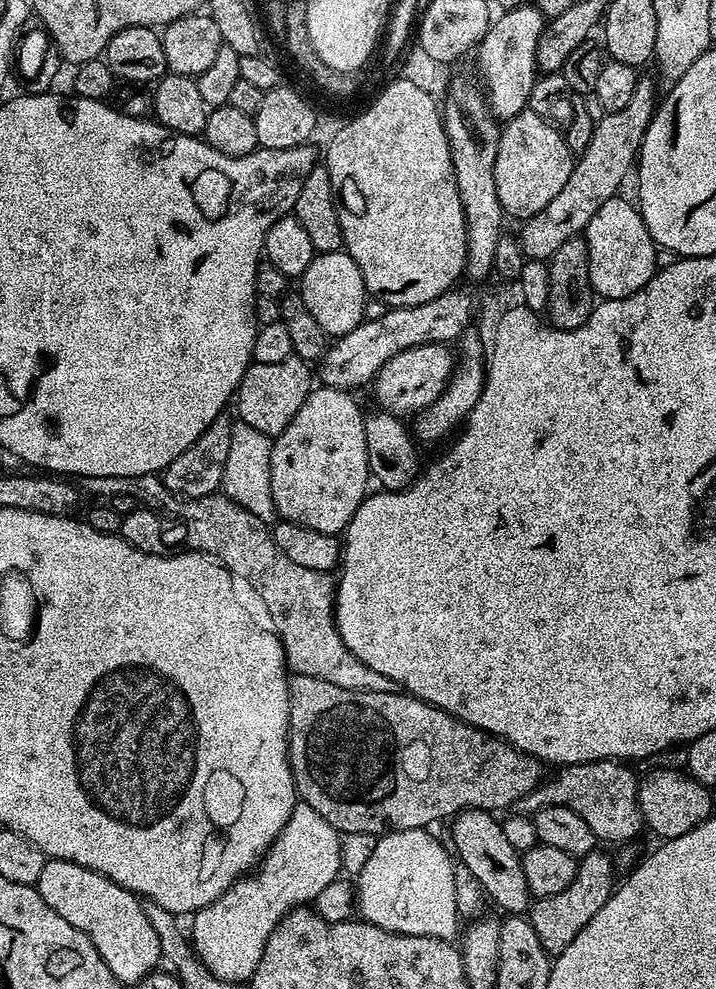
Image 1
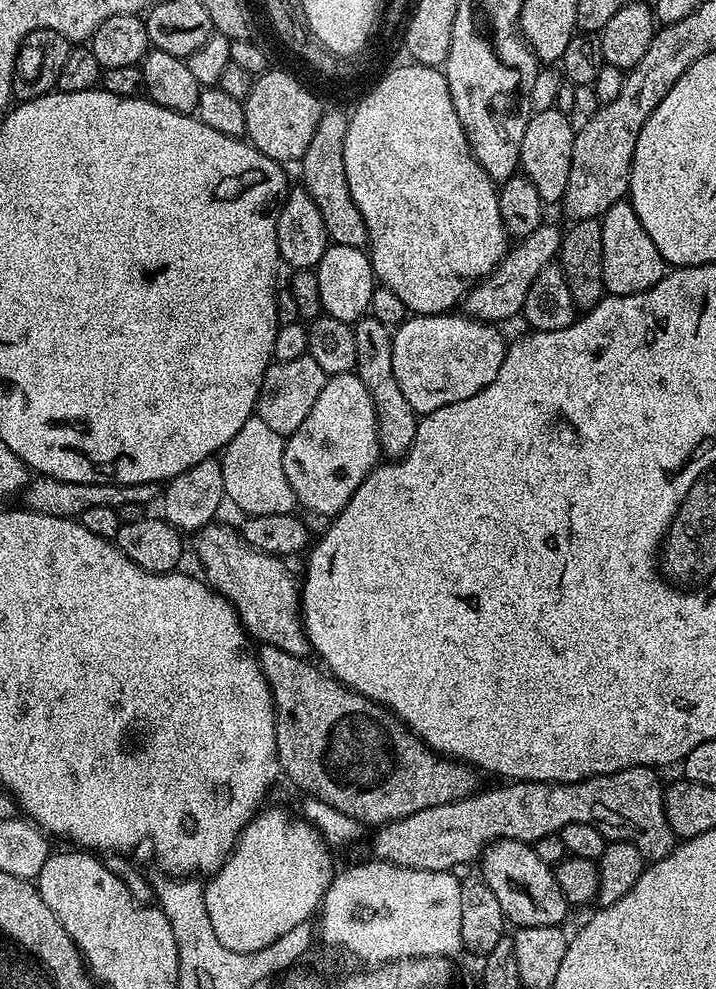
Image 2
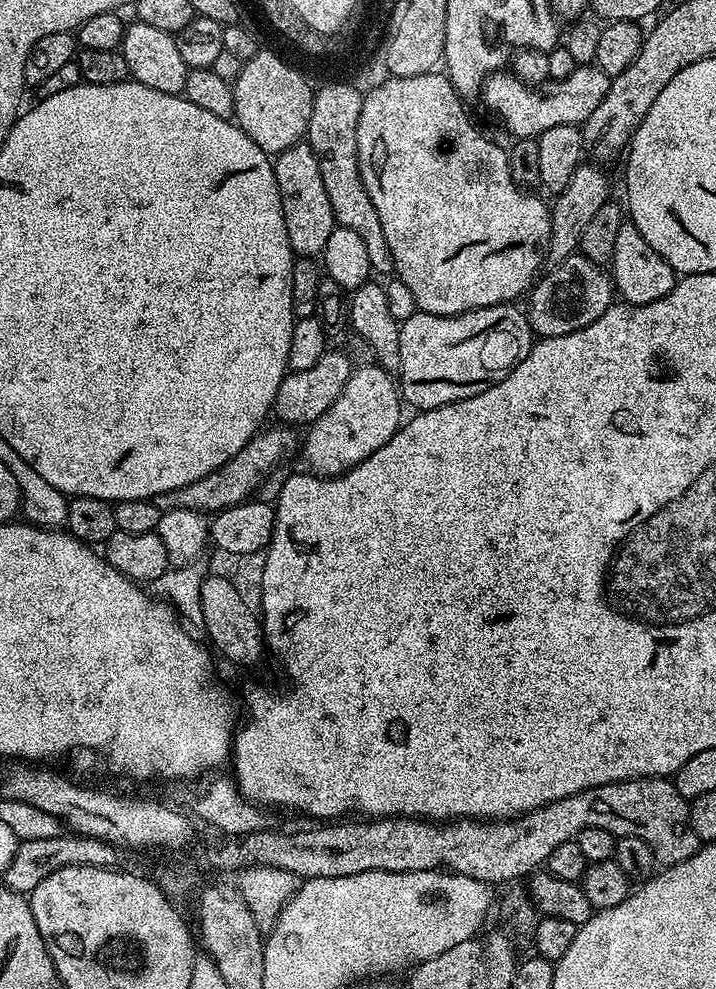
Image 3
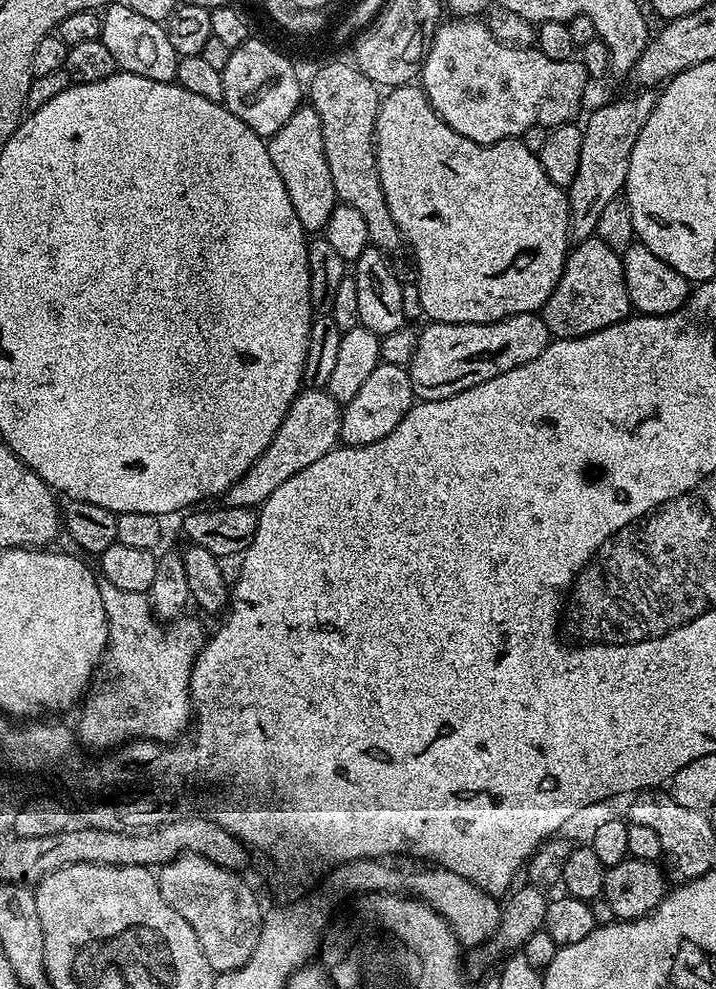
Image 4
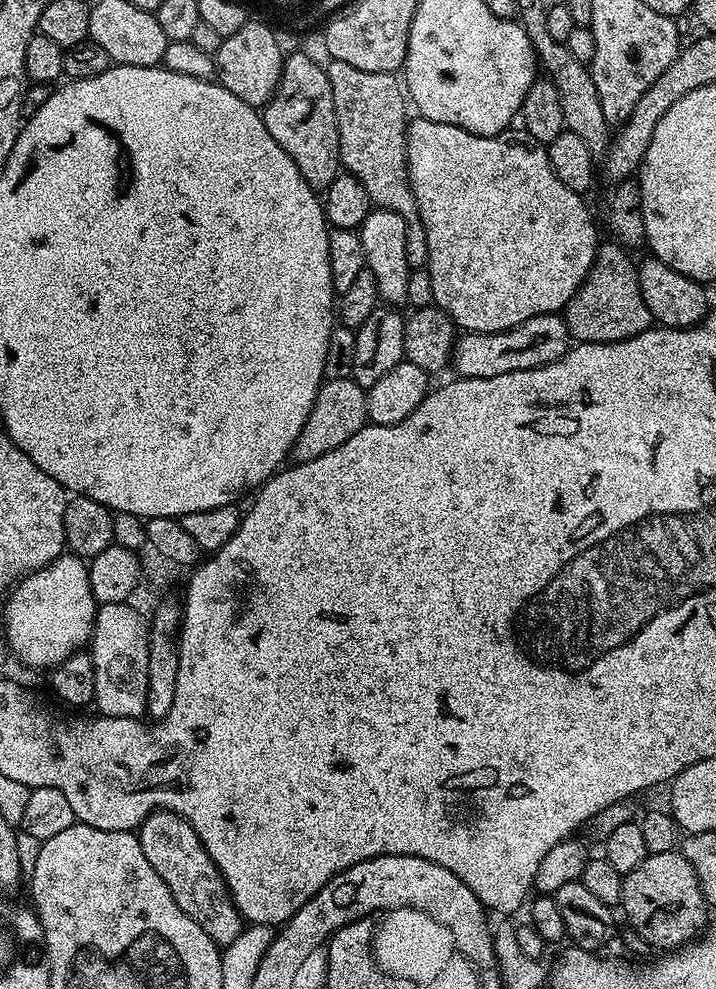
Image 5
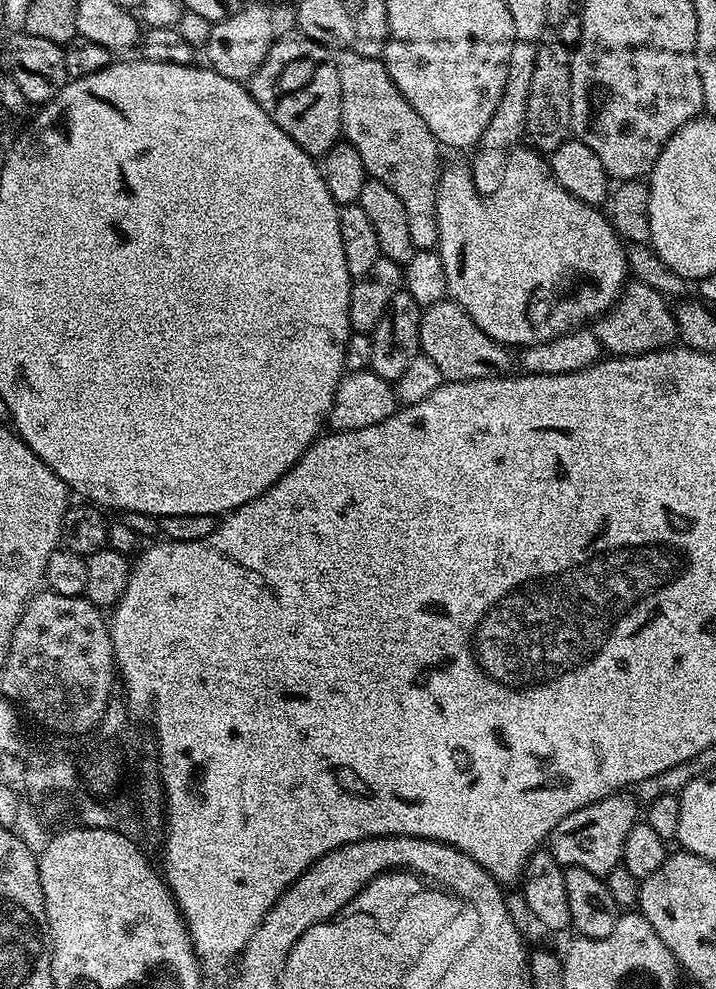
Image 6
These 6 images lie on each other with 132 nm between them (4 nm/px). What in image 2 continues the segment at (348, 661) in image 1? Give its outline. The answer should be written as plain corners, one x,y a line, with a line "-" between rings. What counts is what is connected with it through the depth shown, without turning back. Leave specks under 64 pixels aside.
220,523
207,524
194,536
196,556
204,567
207,583
235,606
241,624
253,641
278,646
278,650
286,650
286,654
307,657
310,645
300,615
301,585
284,565
287,563
279,556
271,556
250,546
237,529
235,532

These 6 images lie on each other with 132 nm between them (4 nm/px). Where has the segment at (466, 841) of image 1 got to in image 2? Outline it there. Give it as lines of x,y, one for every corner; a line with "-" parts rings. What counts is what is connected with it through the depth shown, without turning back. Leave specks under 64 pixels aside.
514,839
496,840
484,849
480,866
481,879
494,892
505,919
513,927
558,926
564,922
570,905
558,888
551,865
544,863
532,844

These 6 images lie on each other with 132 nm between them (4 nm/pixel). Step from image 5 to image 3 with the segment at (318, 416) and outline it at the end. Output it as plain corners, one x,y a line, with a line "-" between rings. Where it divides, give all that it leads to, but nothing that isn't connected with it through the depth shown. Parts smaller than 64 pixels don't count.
279,426
280,428
268,428
256,433
252,441
230,462
218,466
206,478
198,478
198,482
190,482
190,486
182,486
178,490
170,490
166,494
158,494
154,497
156,505
160,507
161,513
170,510
194,510
205,514
215,514
221,512
223,508
229,508
235,504
243,504
245,500
255,497
260,488
260,483
291,454
297,451
298,436
296,440
297,429
292,426

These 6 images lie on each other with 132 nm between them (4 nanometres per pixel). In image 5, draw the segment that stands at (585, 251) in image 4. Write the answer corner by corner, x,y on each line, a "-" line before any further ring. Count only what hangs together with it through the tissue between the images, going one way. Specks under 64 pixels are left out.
615,242
601,243
596,250
596,261
588,271
588,277
582,282
582,286
570,298
567,308
562,315
568,327
569,337
573,341
582,344
605,344
606,342
618,342
626,338
634,338
642,334
648,328
653,327
654,321
650,310
646,310
646,301
642,298
642,286
638,282
638,264
631,260
629,253
621,245

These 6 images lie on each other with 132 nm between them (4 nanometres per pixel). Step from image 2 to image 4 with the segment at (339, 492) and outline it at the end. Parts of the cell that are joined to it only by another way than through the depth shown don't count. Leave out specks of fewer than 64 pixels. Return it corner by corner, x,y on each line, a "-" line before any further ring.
382,362
370,378
366,378
364,385
358,389
358,394
349,404
343,405
340,417
340,440
344,444
373,444
378,438
386,438
398,422
410,411
414,403
412,379
408,370
402,364

